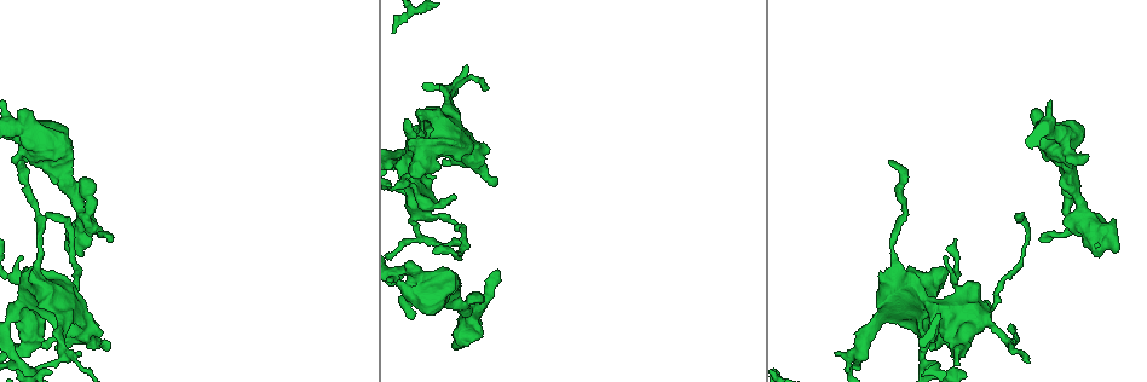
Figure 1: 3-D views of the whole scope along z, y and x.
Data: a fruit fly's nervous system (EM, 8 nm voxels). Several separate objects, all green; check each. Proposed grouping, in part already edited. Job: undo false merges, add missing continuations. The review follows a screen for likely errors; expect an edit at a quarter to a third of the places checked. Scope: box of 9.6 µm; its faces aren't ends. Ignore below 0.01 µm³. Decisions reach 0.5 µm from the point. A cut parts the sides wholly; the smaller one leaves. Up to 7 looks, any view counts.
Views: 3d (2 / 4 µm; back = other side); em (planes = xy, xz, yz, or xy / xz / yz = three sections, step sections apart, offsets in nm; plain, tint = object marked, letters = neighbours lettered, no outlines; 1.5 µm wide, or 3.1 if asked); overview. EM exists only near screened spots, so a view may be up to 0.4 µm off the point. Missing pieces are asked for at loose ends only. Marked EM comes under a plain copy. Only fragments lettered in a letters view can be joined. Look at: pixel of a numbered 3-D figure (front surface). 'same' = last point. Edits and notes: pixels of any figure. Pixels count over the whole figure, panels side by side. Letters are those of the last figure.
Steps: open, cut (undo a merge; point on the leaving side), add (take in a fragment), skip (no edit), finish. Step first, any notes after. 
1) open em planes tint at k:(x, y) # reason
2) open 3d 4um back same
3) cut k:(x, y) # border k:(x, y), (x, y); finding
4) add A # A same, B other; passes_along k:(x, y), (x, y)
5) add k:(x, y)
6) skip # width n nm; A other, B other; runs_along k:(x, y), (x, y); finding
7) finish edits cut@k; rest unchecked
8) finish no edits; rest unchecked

open 3d 2um at 1:(1034, 111) # branch stops here

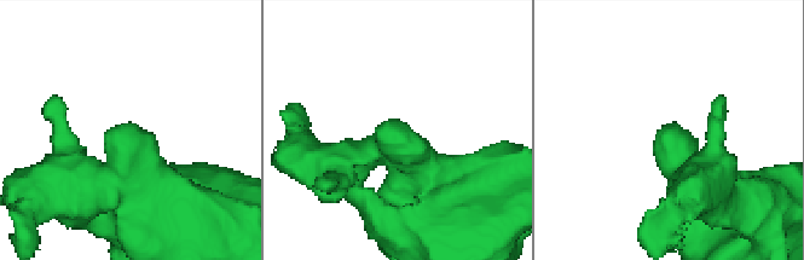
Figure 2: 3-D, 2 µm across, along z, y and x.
open em planes letters at 2:(663, 129)

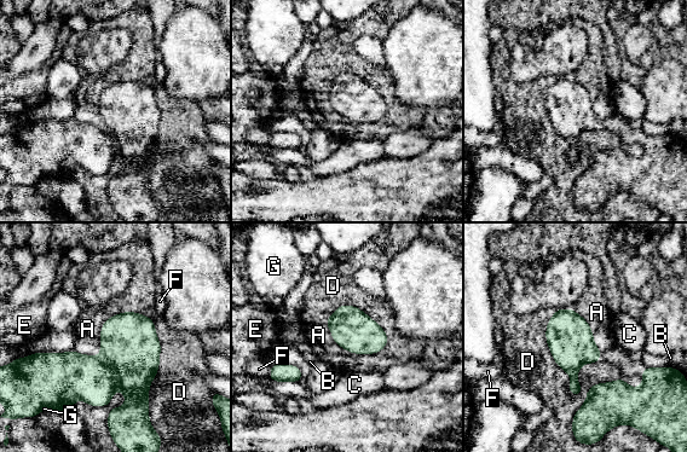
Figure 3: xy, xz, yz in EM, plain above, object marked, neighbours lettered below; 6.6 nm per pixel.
skip # A other, B other, C other, D other, E other, F other, G other; border 3:(554, 311), (546, 342), (578, 395); no lettered fragment goes on from it

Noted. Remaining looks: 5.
open 3d 2um at 1:(24, 157) # branch stops here

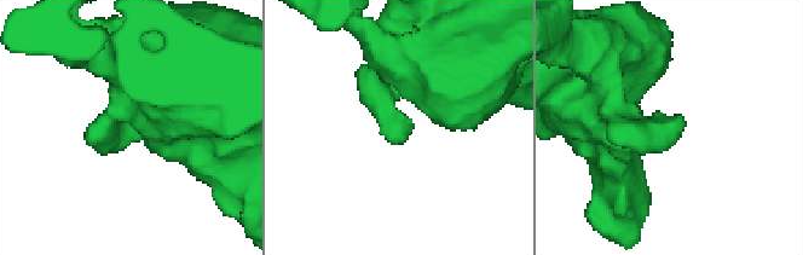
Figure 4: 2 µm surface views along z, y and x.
open em xz step 8 letters at 4:(127, 125) # need the tissue

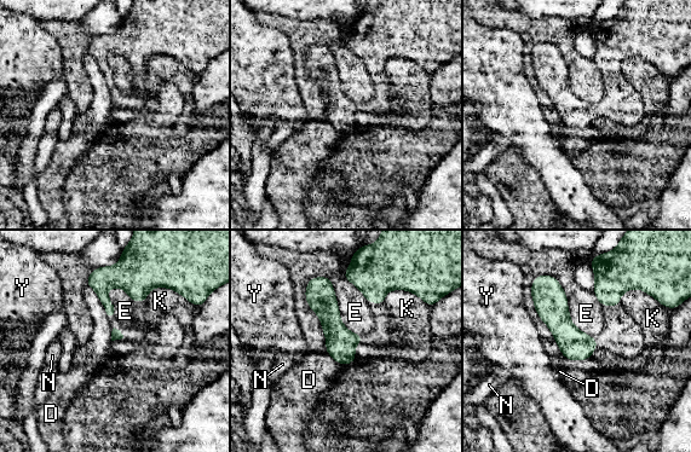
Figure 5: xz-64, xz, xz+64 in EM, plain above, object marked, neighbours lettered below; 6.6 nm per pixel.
open em planes letters same # another direction

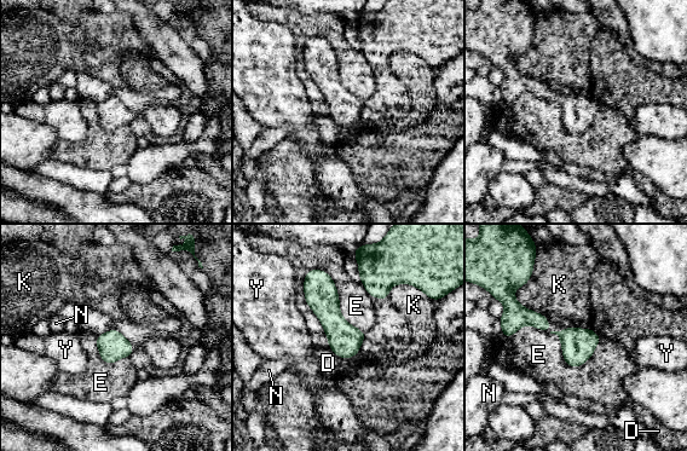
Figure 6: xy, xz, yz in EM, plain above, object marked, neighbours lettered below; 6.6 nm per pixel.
skip # D other, E other, K other, N other, Y other; border 6:(512, 292), (521, 305), (543, 314); no lettered fragment goes on from it

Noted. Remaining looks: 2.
finish no edits; rest unchecked

